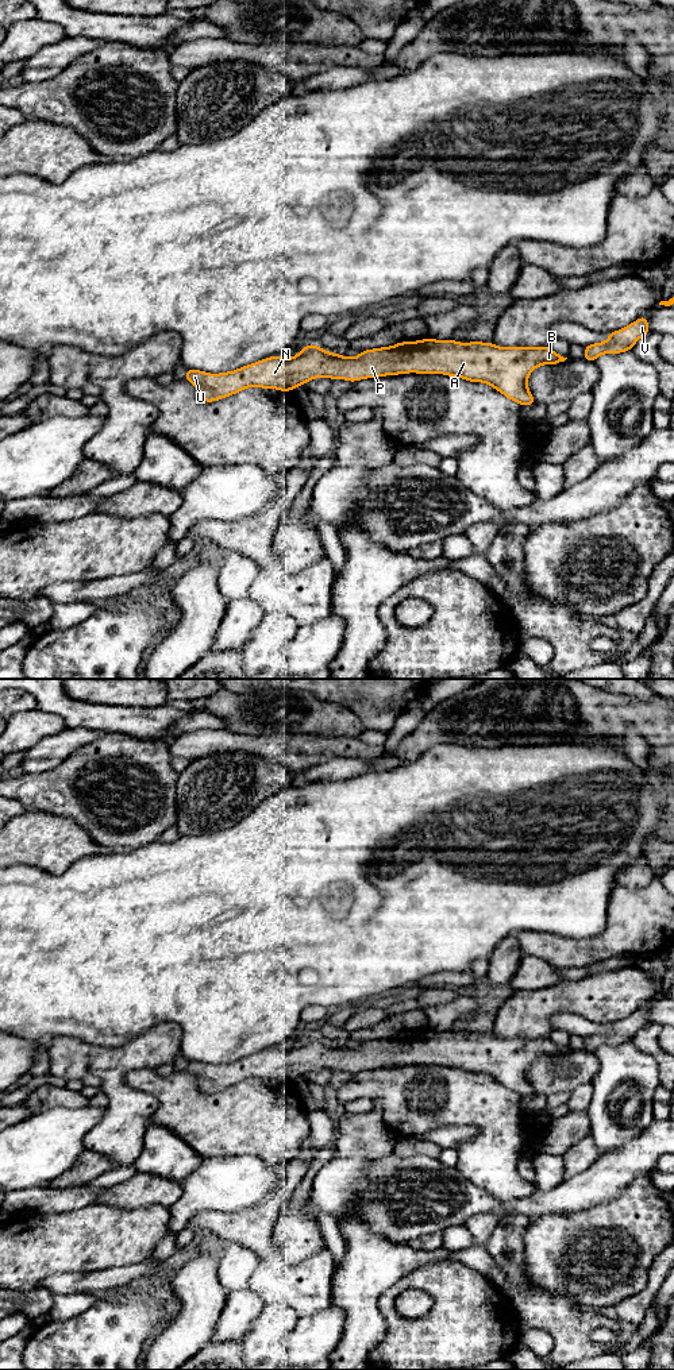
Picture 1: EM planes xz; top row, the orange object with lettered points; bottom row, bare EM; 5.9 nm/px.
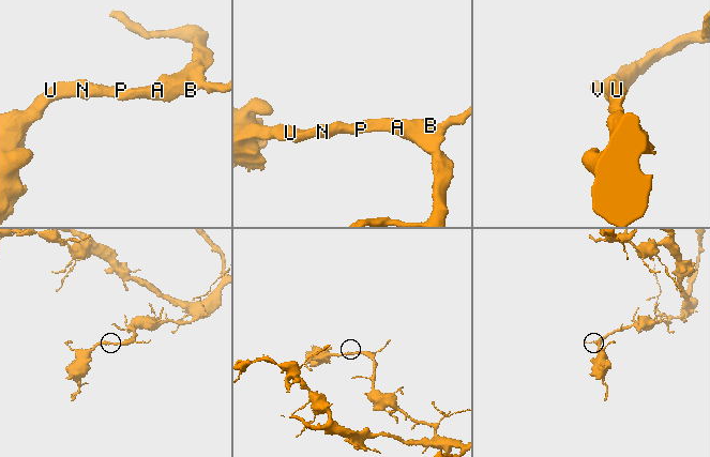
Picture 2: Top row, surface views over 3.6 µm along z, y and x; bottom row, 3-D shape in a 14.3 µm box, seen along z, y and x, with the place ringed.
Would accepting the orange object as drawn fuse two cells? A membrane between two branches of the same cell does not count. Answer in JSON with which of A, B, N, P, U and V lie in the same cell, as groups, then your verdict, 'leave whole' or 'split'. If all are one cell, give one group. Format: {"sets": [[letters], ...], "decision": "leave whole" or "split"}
{"sets": [["A", "B", "N", "P", "U", "V"]], "decision": "leave whole"}

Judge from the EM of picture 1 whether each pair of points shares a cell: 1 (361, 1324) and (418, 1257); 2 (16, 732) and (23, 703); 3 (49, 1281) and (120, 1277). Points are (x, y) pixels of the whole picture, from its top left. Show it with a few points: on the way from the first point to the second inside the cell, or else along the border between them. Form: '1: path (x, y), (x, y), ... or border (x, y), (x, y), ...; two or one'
1: path (361, 1304), (361, 1297), (397, 1261); one
2: border (37, 706), (30, 710), (19, 710), (14, 716); two
3: path (66, 1282), (96, 1282), (103, 1280); one

